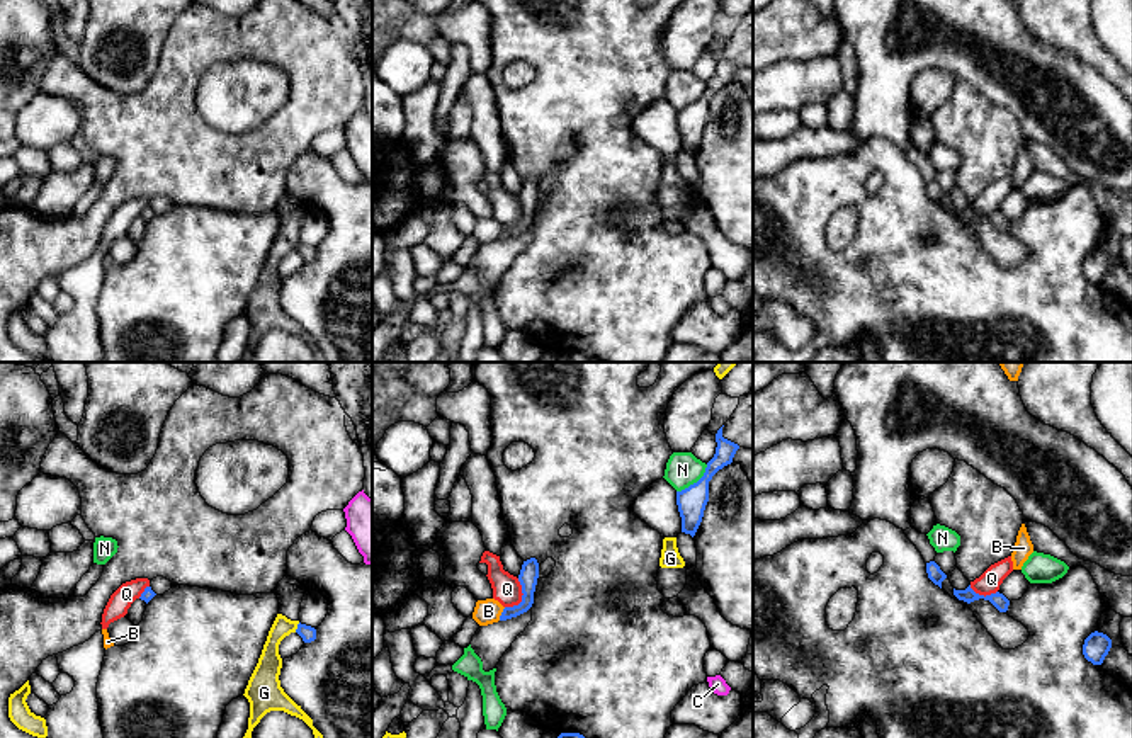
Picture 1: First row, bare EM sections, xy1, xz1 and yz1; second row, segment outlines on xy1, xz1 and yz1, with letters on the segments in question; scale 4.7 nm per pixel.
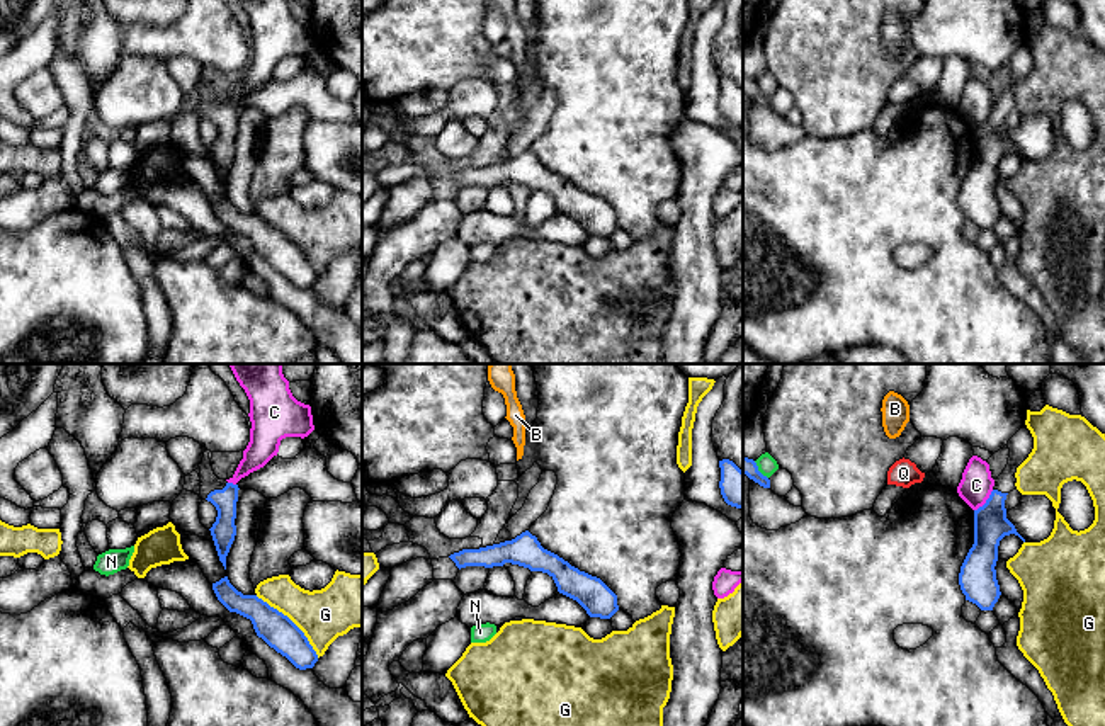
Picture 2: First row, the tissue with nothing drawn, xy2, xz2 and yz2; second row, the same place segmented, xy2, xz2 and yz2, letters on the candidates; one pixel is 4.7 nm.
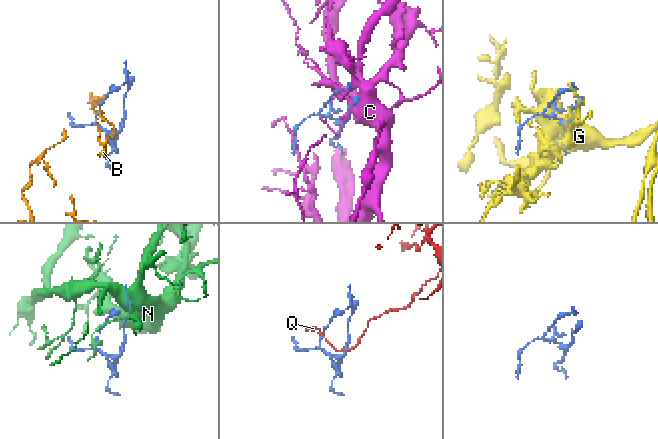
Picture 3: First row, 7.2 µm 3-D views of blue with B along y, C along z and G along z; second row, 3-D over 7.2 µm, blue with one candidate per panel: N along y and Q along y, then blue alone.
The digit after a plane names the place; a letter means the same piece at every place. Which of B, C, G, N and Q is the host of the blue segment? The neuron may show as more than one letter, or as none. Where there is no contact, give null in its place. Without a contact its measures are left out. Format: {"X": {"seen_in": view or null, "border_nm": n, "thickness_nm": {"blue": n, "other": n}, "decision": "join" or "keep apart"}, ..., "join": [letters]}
{"B": {"seen_in": "xz1", "border_nm": 70, "thickness_nm": {"blue": 90, "other": 120}, "decision": "keep apart"}, "C": {"seen_in": "yz2", "border_nm": 140, "thickness_nm": {"blue": 160, "other": 160}, "decision": "keep apart"}, "G": {"seen_in": "xy2", "border_nm": 420, "thickness_nm": {"blue": 160, "other": 240}, "decision": "keep apart"}, "N": {"seen_in": "xz1", "border_nm": 200, "thickness_nm": {"blue": 140, "other": 160}, "decision": "keep apart"}, "Q": {"seen_in": "xz1", "border_nm": 160, "thickness_nm": {"blue": 90, "other": 140}, "decision": "keep apart"}, "join": []}

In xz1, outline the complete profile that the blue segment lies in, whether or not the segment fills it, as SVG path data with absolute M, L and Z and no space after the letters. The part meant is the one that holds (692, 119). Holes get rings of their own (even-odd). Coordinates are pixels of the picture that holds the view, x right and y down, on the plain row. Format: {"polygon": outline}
{"polygon": "M722 46L716 53L716 61L716 73L707 82L704 95L688 107L676 111L676 124L682 136L682 151L690 153L692 156L695 155L702 141L704 129L709 121L709 100L719 88L733 82L733 77L739 68L738 63L722 56Z"}

